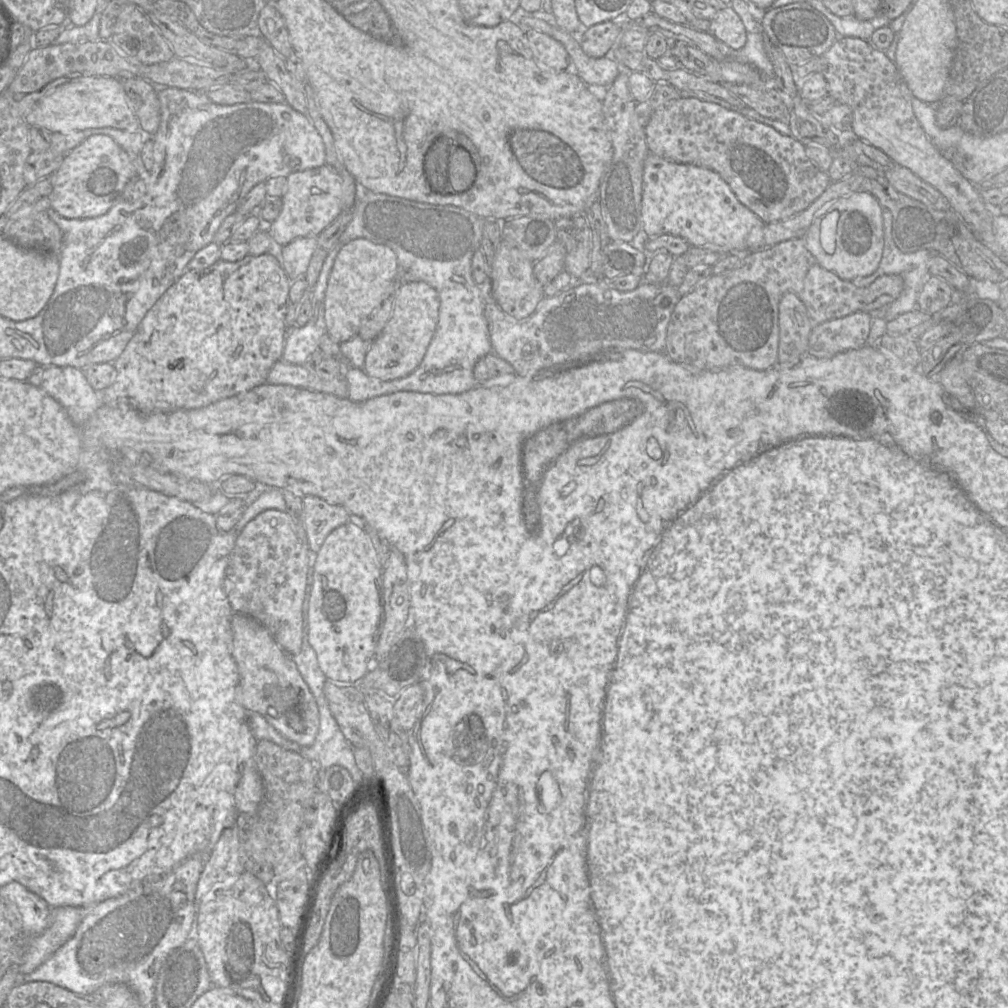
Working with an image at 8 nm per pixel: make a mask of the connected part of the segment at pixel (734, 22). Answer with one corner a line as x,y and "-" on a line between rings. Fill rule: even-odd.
729,5
724,6
711,20
710,33
718,41
735,50
743,48
747,41
744,24
739,15

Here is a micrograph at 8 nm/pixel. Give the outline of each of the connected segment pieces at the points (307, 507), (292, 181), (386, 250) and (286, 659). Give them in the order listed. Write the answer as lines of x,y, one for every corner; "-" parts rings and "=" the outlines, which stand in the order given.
314,495
303,498
303,509
308,547
313,554
317,554
326,537
334,529
354,519
343,506
329,504
=
329,166
291,173
287,182
287,191
281,197
281,212
271,224
266,224
270,236
281,247
296,238
318,236
342,212
341,178
=
357,238
345,244
331,269
325,295
327,334
337,343
357,335
362,323
388,298
397,279
397,256
388,246
=
233,612
231,616
233,657
239,680
235,691
236,701
247,711
261,714
282,736
300,746
311,746
319,730
319,710
313,694
297,669
290,654
277,643
268,629
256,619

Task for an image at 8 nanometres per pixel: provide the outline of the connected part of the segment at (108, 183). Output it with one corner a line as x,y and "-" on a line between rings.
92,135
69,151
60,167
49,177
53,186
50,208
68,219
93,218
106,214
120,201
125,185
136,175
136,168
129,155
108,135

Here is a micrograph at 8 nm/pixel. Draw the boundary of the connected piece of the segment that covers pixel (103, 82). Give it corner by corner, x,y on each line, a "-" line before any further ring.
110,76
79,77
56,87
41,98
25,117
29,126
40,126
52,133
78,132
91,128
115,128
129,132
140,129
121,79

